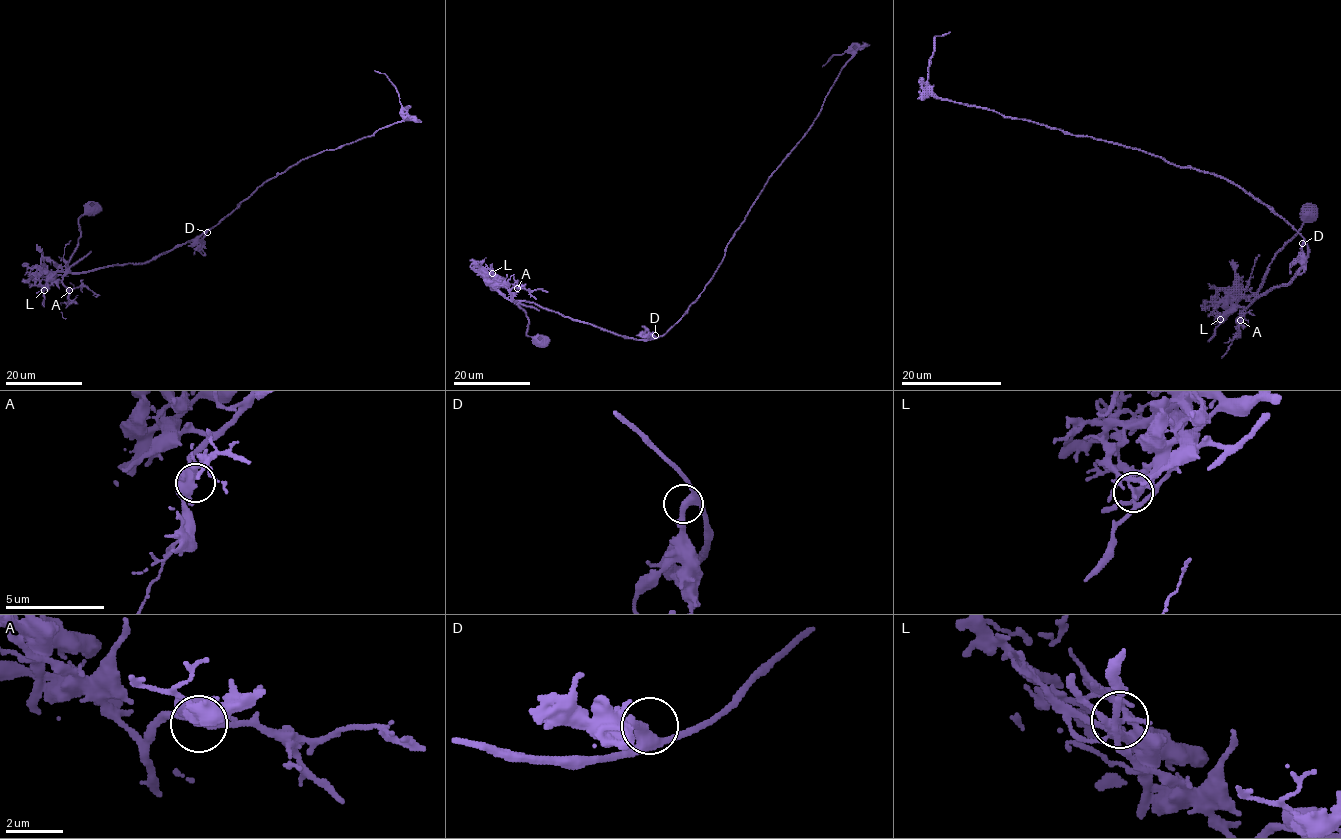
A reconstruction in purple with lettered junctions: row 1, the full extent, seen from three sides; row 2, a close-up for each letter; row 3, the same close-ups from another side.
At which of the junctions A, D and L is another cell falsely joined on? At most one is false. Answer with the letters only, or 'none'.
L

